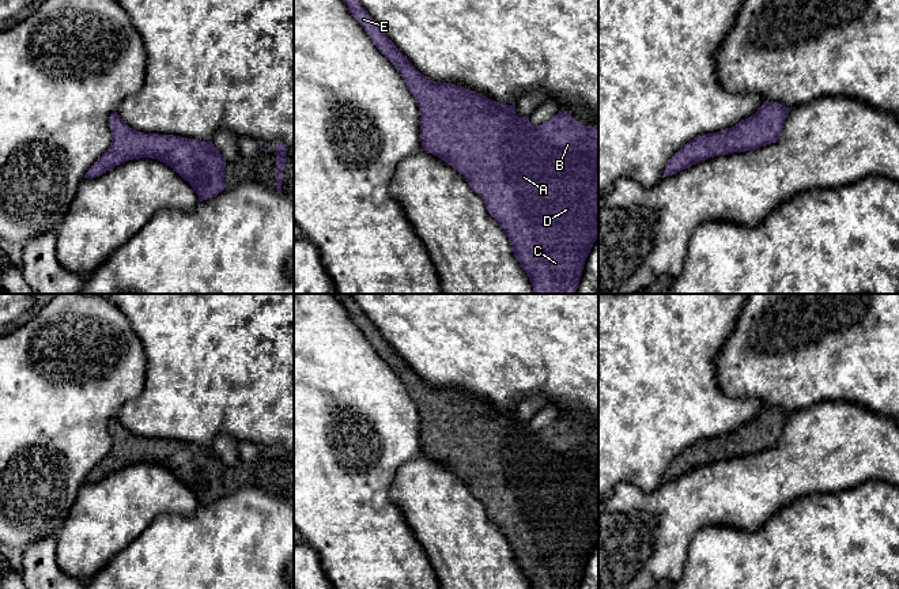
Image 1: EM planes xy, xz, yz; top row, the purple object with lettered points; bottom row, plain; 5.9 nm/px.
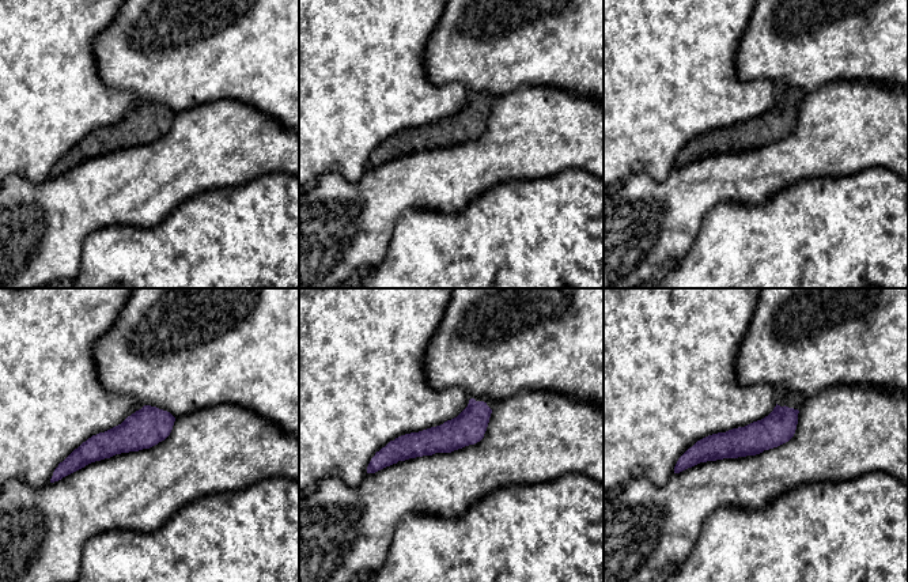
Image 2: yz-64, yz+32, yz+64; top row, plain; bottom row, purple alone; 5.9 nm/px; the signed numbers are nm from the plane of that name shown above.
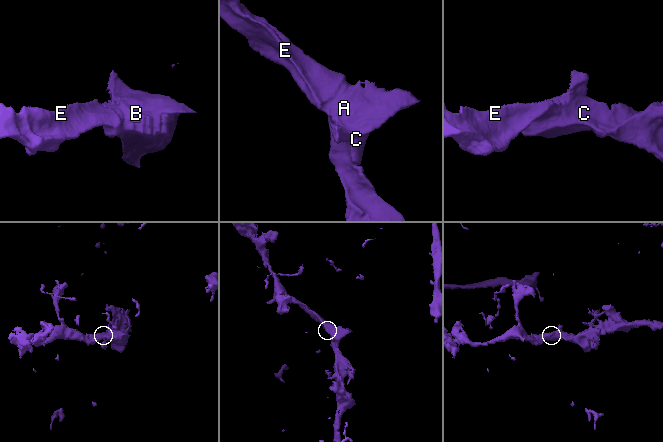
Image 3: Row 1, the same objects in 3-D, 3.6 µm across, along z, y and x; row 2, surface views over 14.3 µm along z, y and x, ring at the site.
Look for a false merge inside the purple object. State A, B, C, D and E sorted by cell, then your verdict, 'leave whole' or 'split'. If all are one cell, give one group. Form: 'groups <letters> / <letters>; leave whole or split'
groups A B C D / E; split

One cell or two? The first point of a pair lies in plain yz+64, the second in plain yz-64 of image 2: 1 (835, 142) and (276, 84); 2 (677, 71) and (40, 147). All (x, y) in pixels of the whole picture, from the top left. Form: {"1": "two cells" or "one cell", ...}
{"1": "two cells", "2": "one cell"}

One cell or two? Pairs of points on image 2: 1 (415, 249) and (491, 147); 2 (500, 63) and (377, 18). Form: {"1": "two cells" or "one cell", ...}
{"1": "two cells", "2": "two cells"}

